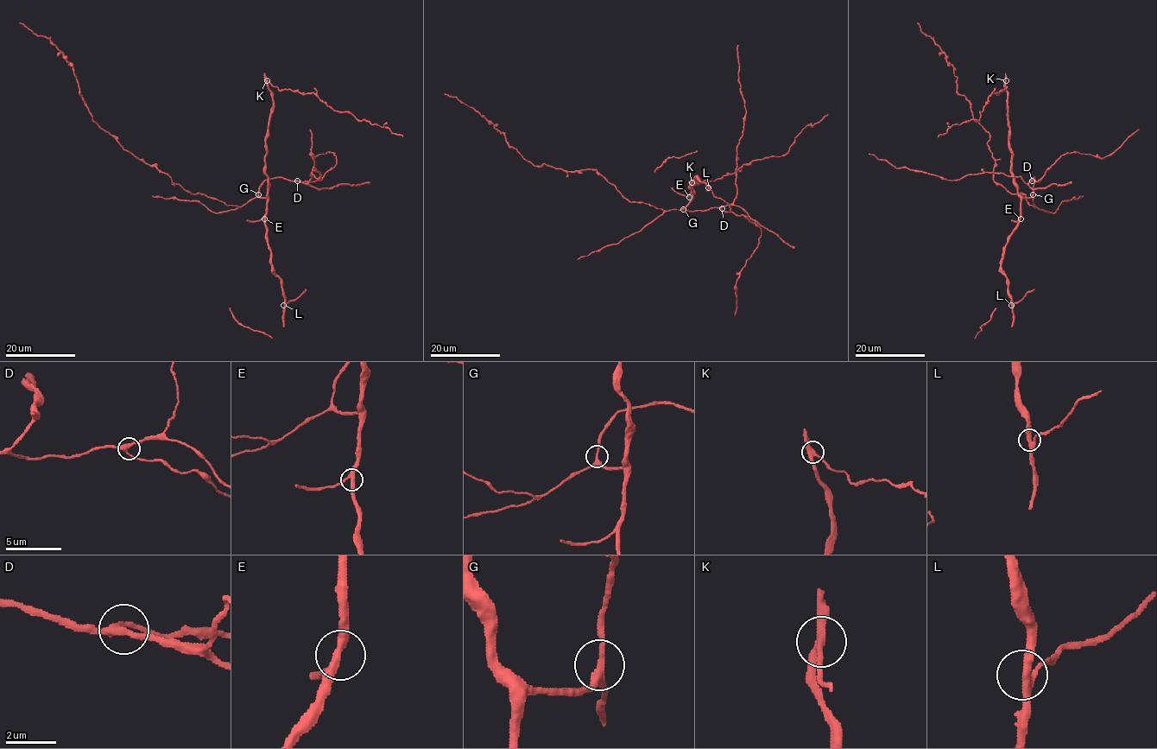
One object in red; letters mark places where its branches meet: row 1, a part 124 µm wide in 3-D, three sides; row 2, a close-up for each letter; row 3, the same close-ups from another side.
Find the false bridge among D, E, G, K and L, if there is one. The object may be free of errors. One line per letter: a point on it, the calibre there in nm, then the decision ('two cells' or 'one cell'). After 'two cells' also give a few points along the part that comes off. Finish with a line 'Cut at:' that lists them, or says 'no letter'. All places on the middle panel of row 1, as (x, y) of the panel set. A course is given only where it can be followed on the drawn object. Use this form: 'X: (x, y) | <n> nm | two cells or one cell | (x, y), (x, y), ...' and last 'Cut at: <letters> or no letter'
D: (722, 208) | 280 nm | one cell
E: (689, 197) | 320 nm | one cell
G: (683, 209) | 260 nm | one cell
K: (692, 182) | 320 nm | two cells | (692, 181), (715, 180), (731, 174), (753, 161), (785, 155), (802, 130), (828, 114)
L: (708, 187) | 320 nm | one cell
Cut at: K

